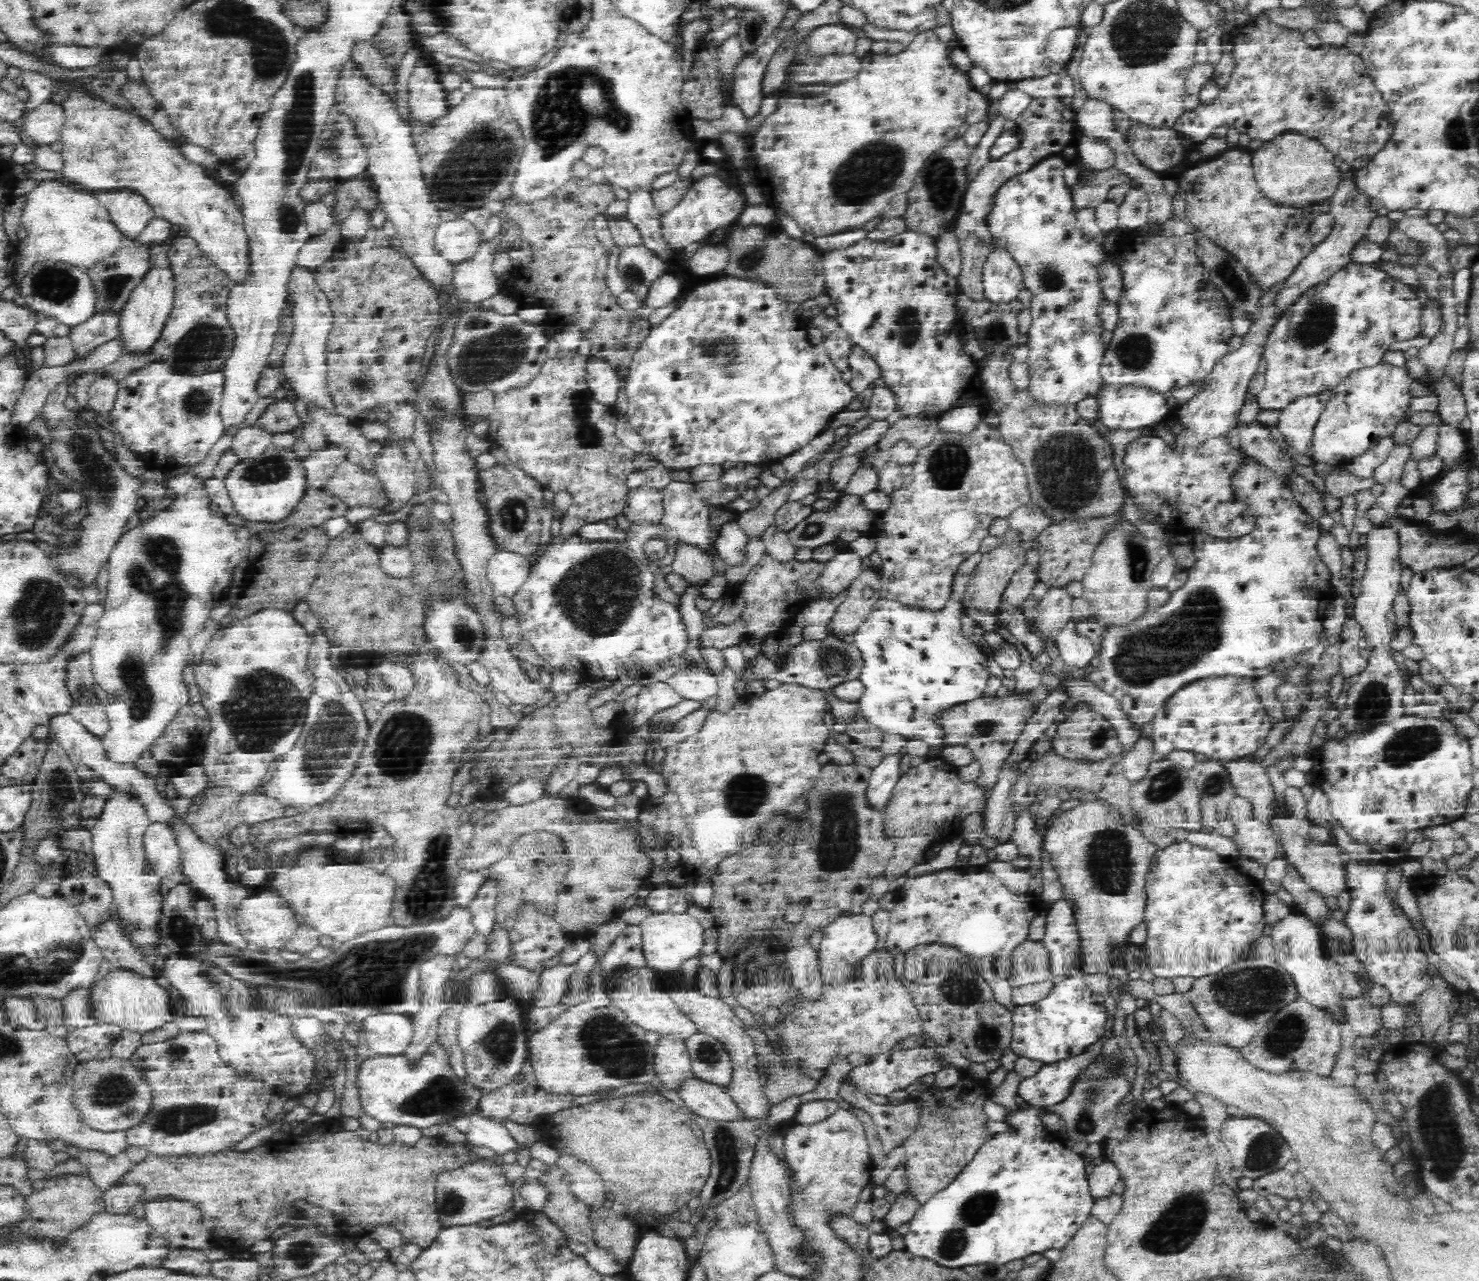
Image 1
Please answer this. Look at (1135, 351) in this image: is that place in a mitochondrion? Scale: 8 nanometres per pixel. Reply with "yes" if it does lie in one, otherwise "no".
yes

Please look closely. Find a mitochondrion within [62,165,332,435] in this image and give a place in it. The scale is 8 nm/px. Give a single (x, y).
(205, 342)

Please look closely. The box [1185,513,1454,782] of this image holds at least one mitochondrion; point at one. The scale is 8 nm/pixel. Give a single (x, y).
(1406, 747)

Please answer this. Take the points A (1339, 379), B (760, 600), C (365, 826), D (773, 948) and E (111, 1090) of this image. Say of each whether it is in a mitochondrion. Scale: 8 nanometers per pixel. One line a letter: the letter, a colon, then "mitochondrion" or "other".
A: other
B: other
C: other
D: other
E: mitochondrion

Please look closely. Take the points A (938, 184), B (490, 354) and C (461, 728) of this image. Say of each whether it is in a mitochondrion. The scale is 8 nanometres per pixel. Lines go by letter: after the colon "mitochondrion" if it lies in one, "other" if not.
A: mitochondrion
B: mitochondrion
C: other

